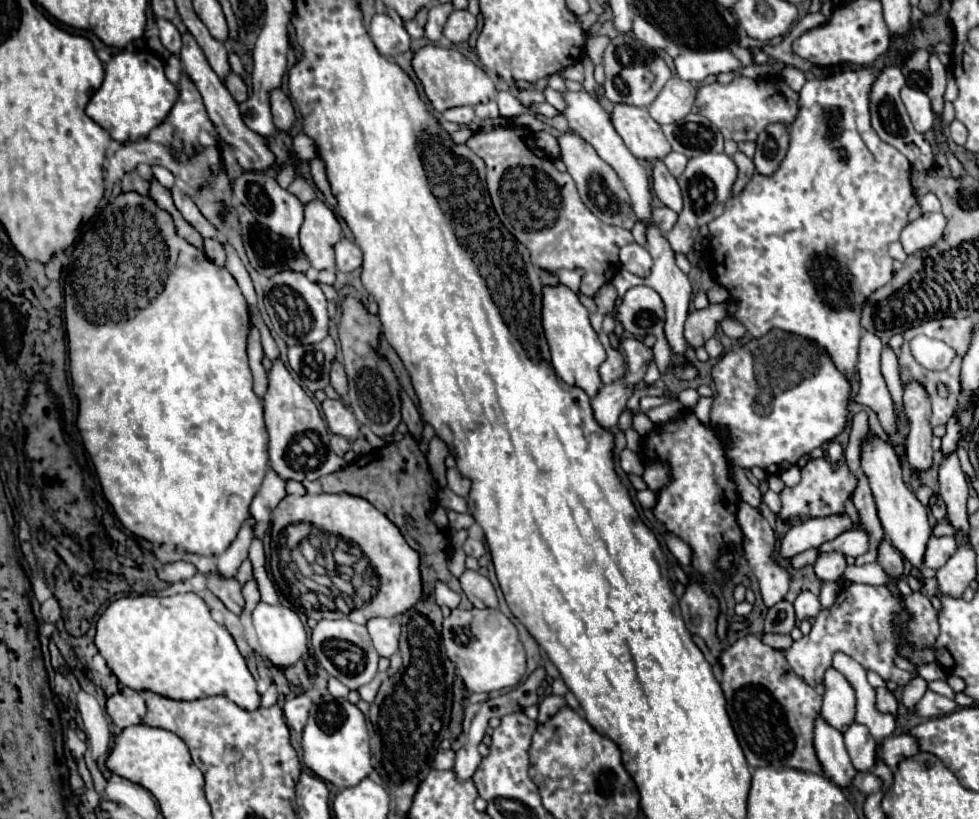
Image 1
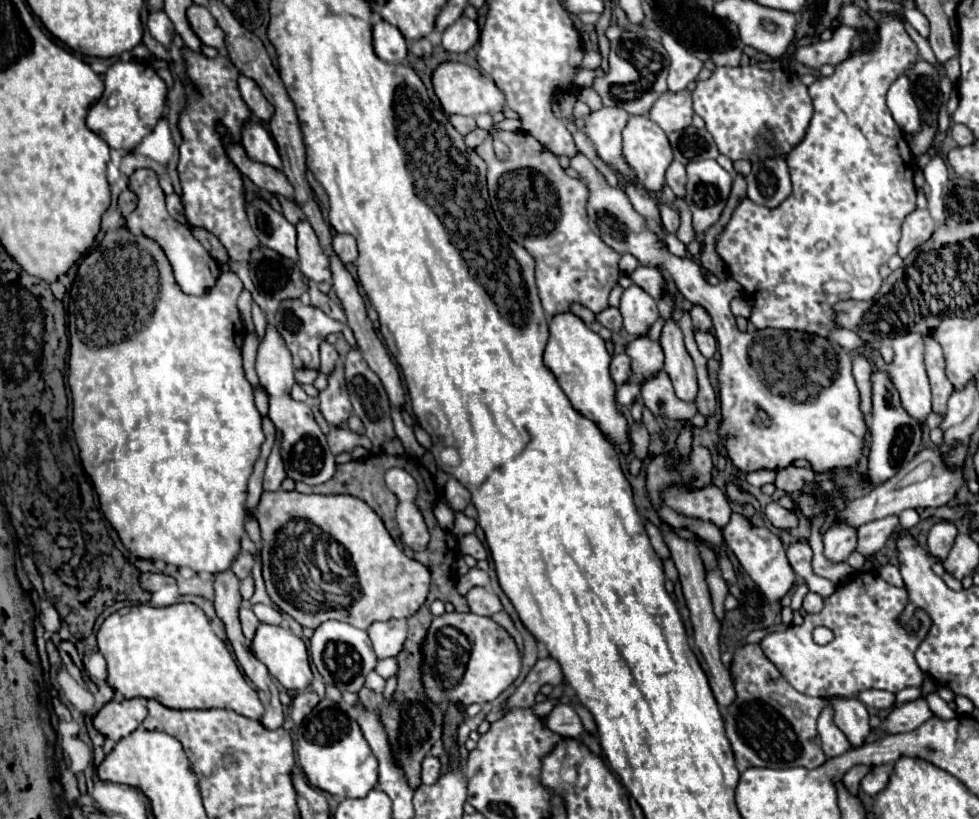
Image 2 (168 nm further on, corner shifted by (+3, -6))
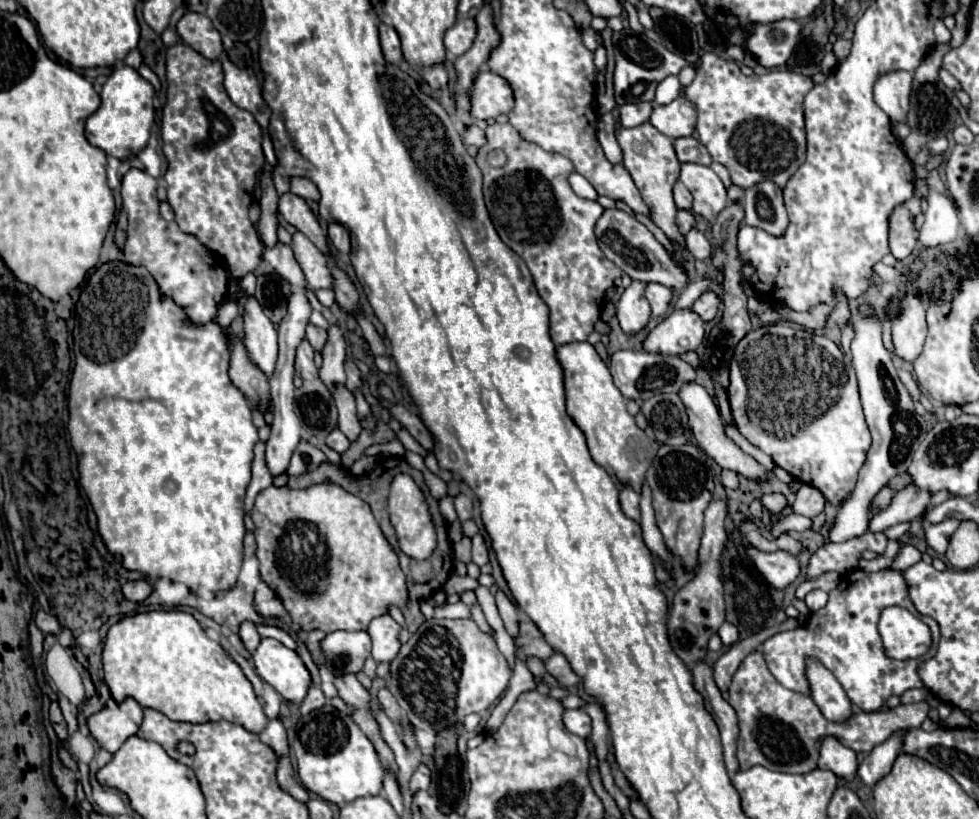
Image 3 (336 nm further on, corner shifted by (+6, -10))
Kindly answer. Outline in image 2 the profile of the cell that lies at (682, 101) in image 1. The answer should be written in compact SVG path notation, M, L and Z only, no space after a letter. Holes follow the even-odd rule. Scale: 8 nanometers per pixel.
M690 90L662 94L654 102L654 106L648 114L648 118L652 122L656 122L668 134L688 128L692 124L692 116L694 116L694 108L692 108Z

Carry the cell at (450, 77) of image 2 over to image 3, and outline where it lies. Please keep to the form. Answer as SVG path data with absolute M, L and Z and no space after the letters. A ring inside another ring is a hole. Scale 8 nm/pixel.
M481 70L471 86L471 118L489 120L499 114L507 114L513 108L513 90L505 78Z

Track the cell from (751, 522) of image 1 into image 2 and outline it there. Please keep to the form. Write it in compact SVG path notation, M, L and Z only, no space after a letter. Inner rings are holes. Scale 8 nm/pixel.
M732 514L730 522L724 526L724 540L728 544L728 548L736 554L736 558L740 560L742 568L750 574L750 578L760 586L760 590L764 592L764 596L772 602L780 600L794 584L796 576L794 570L786 558L786 550L784 544L780 542L780 538L768 530L768 528L754 528L750 526L750 522L740 516L740 514Z

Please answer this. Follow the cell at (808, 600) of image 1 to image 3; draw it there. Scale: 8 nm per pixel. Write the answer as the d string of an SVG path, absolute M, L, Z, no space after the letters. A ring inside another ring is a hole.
M811 590L807 596L805 596L805 604L811 612L815 610L821 610L825 604L827 604L827 592L823 590Z

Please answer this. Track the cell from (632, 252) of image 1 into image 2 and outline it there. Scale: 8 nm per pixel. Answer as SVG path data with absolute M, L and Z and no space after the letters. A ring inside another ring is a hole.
M638 266L630 274L632 282L638 284L642 290L646 290L654 300L660 300L664 296L666 288L666 278L658 268L648 268L648 266Z

